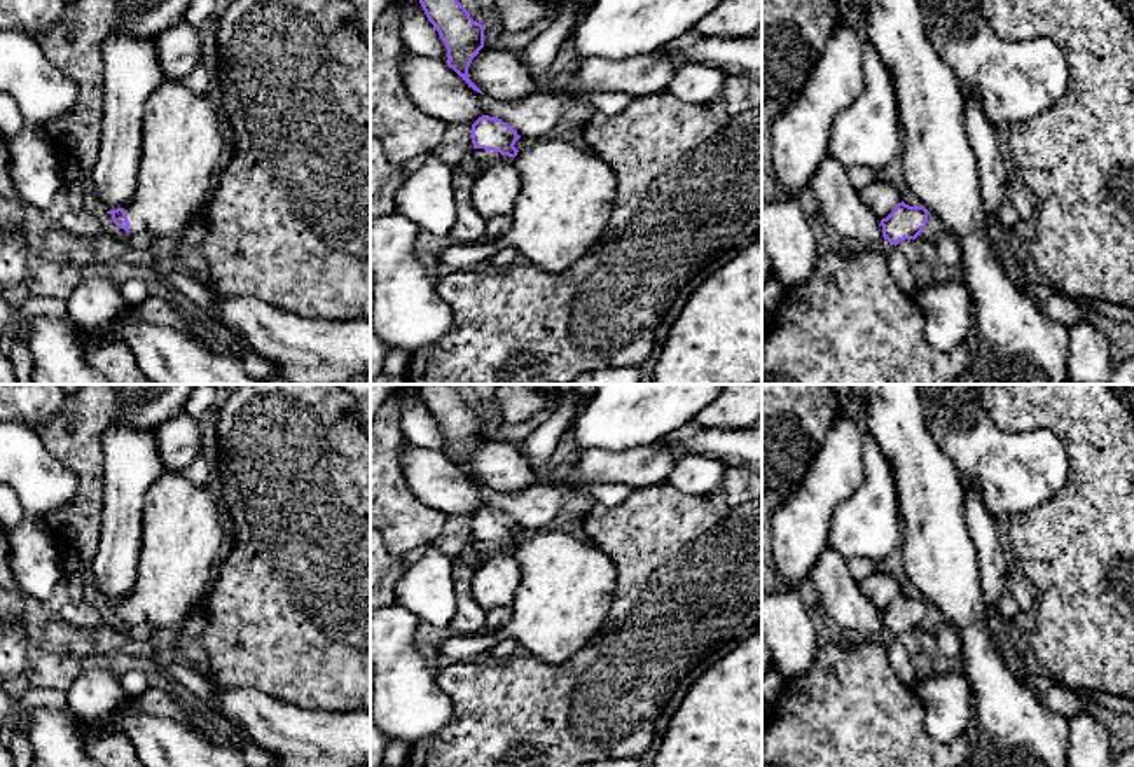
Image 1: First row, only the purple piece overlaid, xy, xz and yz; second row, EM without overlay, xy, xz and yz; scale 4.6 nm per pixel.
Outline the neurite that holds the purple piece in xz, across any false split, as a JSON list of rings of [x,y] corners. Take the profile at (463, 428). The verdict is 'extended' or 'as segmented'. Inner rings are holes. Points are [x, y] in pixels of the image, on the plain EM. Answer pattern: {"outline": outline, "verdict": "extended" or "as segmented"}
{"outline": [[[418,384],[419,395],[447,440],[447,458],[474,482],[484,486],[470,470],[468,458],[484,439],[486,416],[475,414],[454,384]]], "verdict": "as segmented"}

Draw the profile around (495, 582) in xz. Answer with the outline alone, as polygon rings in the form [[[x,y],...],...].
[[[501,547],[475,570],[470,582],[472,598],[486,612],[496,606],[512,606],[521,577],[515,549]]]

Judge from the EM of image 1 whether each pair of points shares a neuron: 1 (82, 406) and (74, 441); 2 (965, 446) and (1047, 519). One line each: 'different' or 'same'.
1: same
2: different

